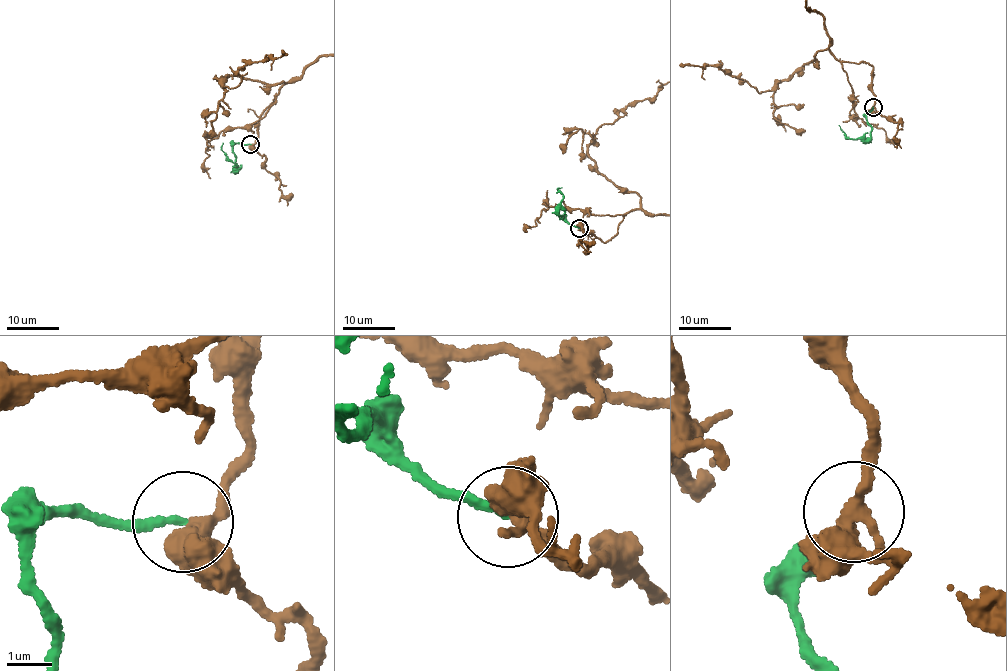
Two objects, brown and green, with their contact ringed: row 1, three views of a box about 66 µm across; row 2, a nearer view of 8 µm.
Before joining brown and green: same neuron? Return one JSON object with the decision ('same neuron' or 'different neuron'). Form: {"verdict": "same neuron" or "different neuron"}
{"verdict": "same neuron"}

